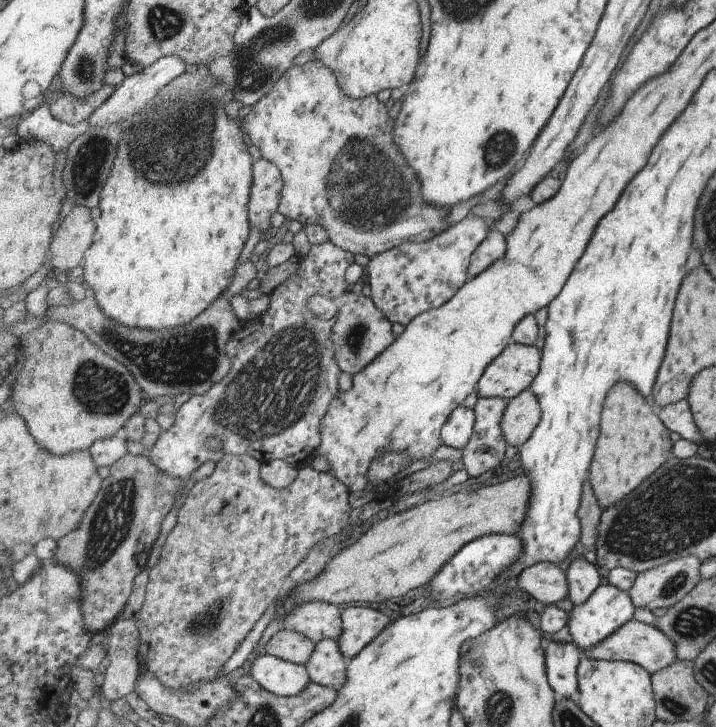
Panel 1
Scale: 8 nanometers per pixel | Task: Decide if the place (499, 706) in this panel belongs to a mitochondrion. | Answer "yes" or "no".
yes

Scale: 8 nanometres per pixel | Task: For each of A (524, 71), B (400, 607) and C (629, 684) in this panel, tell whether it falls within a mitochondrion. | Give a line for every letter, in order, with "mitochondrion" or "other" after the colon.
A: other
B: other
C: other

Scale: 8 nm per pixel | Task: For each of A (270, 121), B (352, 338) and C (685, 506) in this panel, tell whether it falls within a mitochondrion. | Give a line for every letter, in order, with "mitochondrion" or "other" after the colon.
A: other
B: mitochondrion
C: mitochondrion

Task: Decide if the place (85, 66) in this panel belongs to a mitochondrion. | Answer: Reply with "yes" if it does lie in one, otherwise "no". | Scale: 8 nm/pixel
yes

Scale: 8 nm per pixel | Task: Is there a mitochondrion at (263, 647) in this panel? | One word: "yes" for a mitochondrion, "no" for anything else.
no

